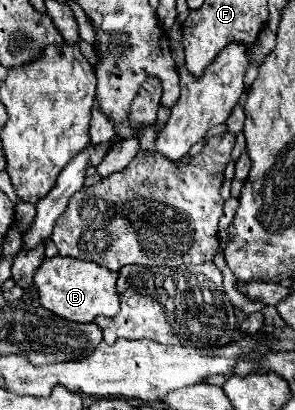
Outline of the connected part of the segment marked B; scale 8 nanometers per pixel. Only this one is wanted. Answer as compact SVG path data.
M55 256L55 258L45 258L35 272L35 288L39 294L39 304L53 314L73 320L73 322L93 322L97 316L115 316L119 312L119 296L115 290L115 280L117 274L109 272L107 268L95 264L95 262L85 262L85 260L75 260L69 256Z

